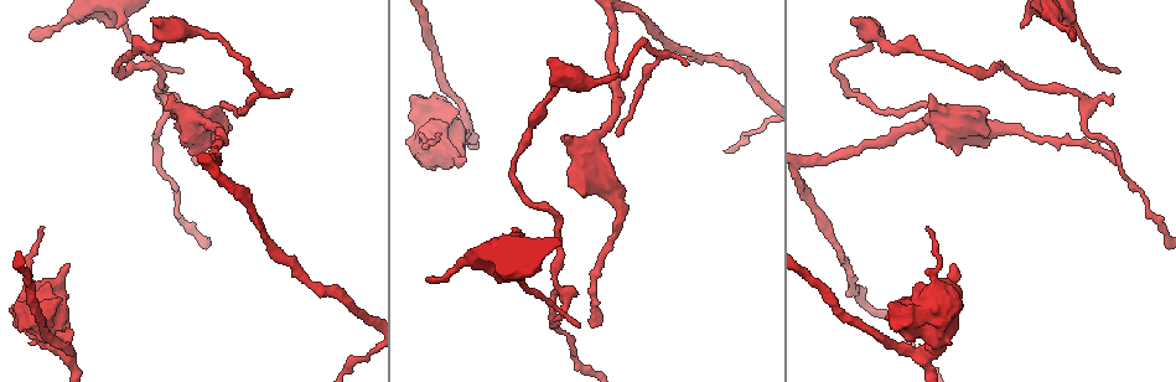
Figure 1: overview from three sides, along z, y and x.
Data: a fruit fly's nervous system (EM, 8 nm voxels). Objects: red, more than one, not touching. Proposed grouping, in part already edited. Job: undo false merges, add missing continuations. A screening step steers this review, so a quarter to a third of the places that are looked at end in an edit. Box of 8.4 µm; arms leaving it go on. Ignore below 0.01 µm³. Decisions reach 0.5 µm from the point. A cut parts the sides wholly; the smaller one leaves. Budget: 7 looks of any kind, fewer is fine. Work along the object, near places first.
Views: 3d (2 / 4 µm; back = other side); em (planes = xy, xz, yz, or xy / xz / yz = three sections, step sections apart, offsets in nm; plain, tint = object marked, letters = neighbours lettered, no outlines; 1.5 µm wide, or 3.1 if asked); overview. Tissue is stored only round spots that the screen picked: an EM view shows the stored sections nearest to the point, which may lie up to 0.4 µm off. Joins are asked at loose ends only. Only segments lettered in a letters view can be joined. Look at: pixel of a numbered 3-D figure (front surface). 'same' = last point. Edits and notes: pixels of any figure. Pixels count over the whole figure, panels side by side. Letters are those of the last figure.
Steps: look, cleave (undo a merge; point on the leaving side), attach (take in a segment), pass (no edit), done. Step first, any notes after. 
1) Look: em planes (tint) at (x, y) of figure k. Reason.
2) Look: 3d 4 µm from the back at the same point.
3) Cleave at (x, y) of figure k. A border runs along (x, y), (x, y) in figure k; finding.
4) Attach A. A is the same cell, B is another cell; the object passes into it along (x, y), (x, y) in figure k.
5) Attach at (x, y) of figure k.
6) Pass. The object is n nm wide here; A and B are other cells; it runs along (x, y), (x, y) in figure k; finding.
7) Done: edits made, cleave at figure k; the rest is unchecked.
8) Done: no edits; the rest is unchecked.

Look: 3d 4 µm from the back at (1073, 93) of figure 1. Sharp bend.

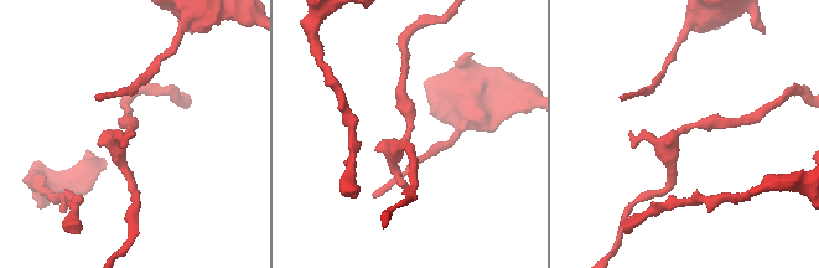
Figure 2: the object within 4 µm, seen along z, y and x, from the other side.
Look: em planes (tint) at (406, 129) of figure 2. Now the EM.

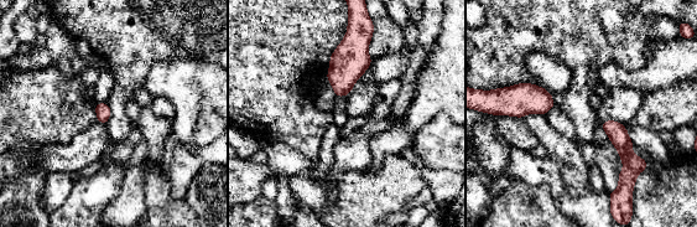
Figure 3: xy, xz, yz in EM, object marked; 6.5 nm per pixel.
Look: em planes (letters) at the same point.

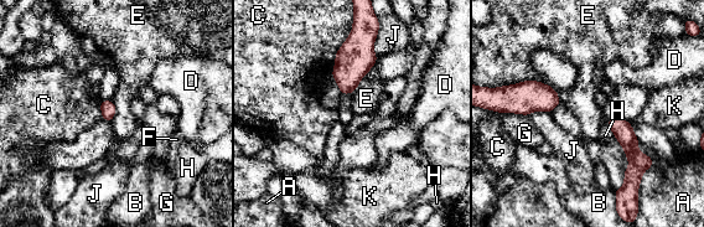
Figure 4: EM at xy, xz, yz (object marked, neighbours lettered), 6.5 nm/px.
Pass. A, B, C, D, E, F, G, H, J and K are other cells; a border runs along (508, 84), (539, 81), (552, 88) in figure 4; one neuron here.

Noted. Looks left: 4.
Look: em planes (letters) at (513, 228) of figure 1.

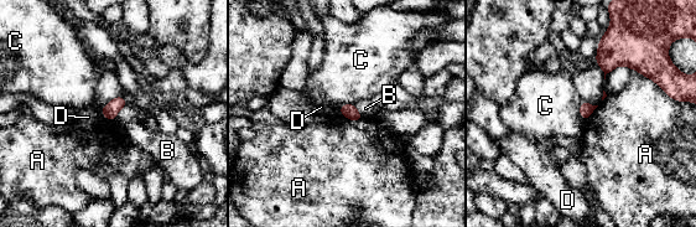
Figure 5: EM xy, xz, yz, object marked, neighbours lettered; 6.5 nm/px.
Pass. The longest contact is with A, 320 nm; A, B, C and D are other cells; no lettered segment goes on from it.

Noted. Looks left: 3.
Look: em planes (tint) at (289, 90) of figure 1. Thin end.

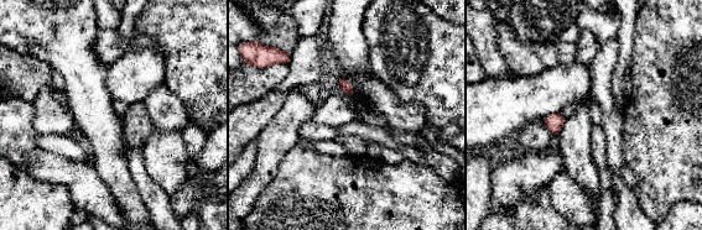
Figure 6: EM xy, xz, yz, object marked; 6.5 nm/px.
Look: em planes (letters) at the same point. See the neighbours.

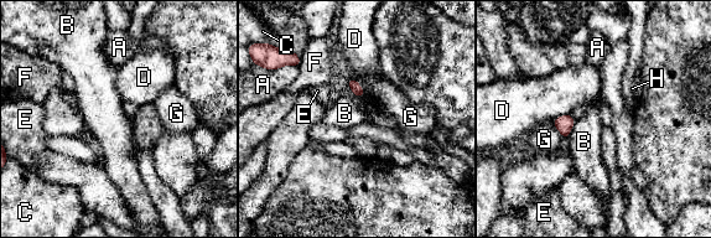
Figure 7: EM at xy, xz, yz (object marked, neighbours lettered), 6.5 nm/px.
Pass. The longest contact is with A, 170 nm; A, B, C, D, E, F, G and H are other cells; none of them fits.

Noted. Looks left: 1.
Done: no edits; the rest is unchecked.

